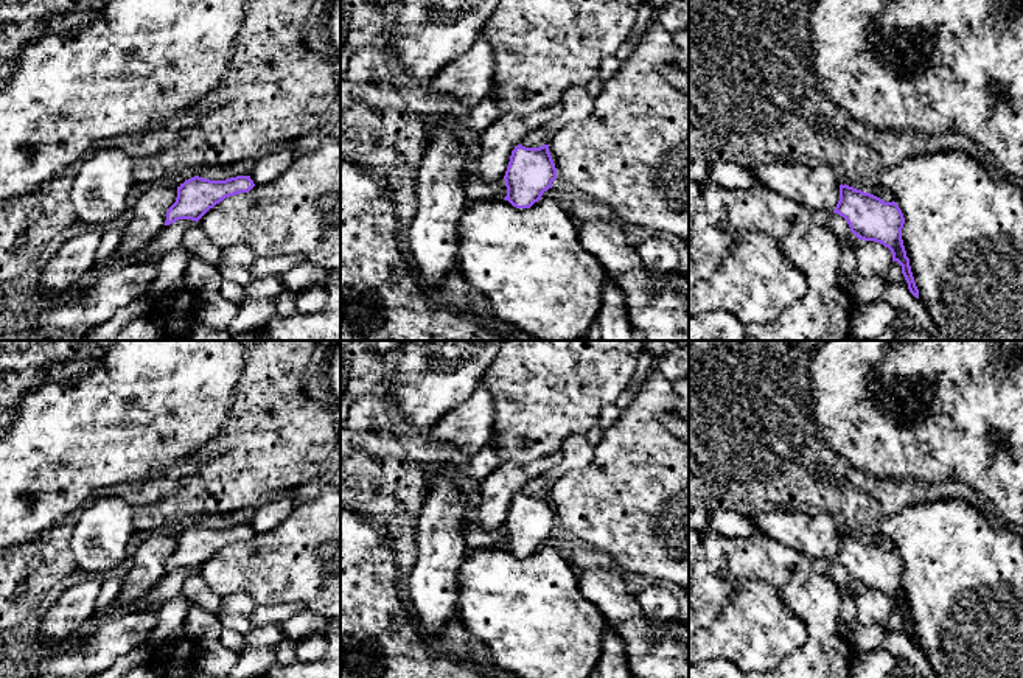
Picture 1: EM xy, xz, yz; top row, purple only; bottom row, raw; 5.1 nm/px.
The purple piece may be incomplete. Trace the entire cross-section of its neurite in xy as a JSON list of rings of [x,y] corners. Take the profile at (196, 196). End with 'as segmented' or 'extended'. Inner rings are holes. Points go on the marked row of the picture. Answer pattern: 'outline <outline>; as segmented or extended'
outline [[[194,176],[177,187],[176,202],[166,211],[165,225],[179,219],[199,221],[210,208],[225,197],[247,193],[255,187],[250,176],[210,180]]]; as segmented

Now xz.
outline [[[549,145],[539,148],[515,146],[504,176],[507,196],[516,208],[530,208],[544,191],[552,188],[557,168],[549,152]]]; as segmented

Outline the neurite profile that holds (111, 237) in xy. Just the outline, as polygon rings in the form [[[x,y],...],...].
[[[112,225],[103,227],[103,235],[100,239],[100,246],[96,249],[95,264],[104,261],[106,258],[113,257],[120,246],[121,238],[123,238],[121,229]]]

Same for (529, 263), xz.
[[[504,197],[476,201],[459,222],[459,267],[490,302],[491,319],[538,341],[583,341],[597,323],[606,271],[585,250],[575,219],[553,199],[516,208]]]

